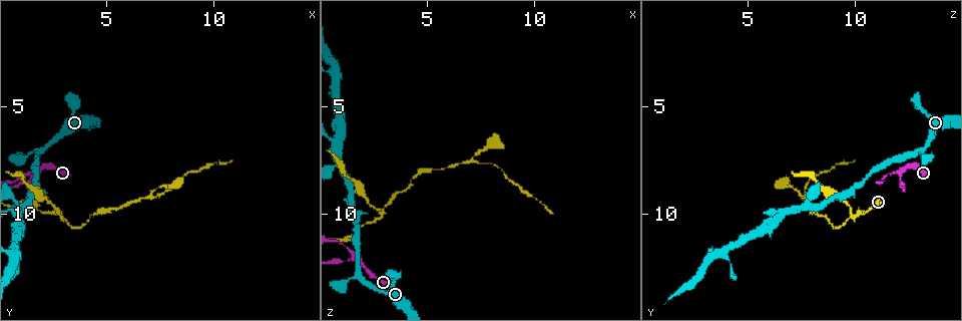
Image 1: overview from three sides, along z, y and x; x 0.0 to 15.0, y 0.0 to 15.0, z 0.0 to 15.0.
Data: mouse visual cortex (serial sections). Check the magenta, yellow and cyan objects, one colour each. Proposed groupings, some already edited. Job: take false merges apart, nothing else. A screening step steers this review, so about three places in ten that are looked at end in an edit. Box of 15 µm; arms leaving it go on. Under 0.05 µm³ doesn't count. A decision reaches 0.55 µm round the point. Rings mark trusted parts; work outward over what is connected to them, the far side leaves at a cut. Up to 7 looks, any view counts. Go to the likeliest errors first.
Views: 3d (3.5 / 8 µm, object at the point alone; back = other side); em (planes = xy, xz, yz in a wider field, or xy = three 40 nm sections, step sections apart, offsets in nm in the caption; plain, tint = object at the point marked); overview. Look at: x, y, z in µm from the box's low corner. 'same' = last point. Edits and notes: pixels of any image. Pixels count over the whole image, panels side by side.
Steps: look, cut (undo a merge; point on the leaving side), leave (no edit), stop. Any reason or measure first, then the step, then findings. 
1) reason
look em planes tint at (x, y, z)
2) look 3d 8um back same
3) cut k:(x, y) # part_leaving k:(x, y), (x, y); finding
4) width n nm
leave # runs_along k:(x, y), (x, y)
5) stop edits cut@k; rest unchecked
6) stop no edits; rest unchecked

two arms in line, one across
look 3d 3.5um at (3.0, 10.2, 9.9)

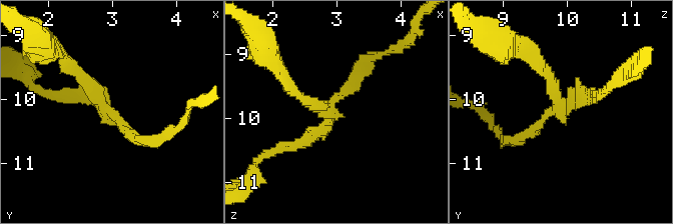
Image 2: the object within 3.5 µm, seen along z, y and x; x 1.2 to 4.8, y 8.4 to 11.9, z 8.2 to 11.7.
arms 3; arm_widths 150, 200, 200 nm
look em planes tint at (2.90, 10.15, 9.90)

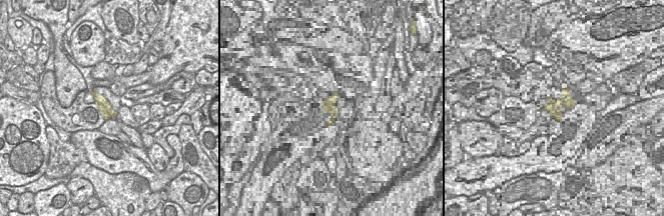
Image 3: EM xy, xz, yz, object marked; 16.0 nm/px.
another direction
look em xy step 5 tint same

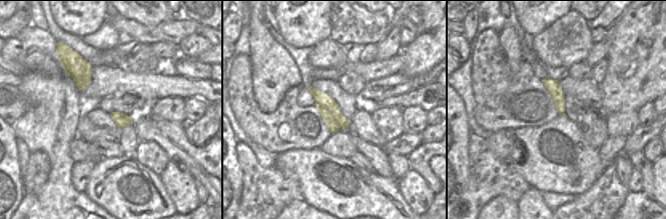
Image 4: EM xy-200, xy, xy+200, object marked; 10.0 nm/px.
cut 2:(72, 66) # part_leaving 2:(90, 90), (50, 41), (38, 41); two cells meet here

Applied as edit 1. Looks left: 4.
branch point
look 3d 8um at (7.1, 9.2, 7.6)

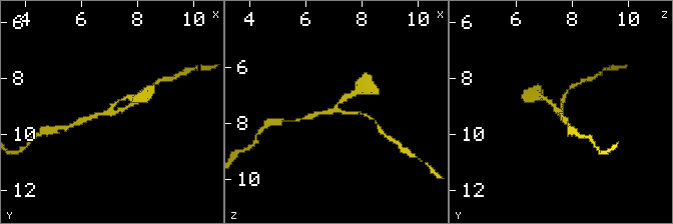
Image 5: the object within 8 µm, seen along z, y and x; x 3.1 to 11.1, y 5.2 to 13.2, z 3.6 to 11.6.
arms 3; arm_widths 150, 150, 150 nm
look em xy step 5 tint at (7.0, 9.2, 7.5)

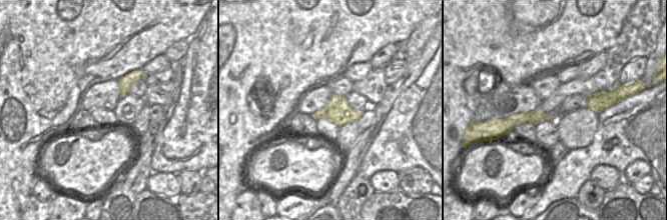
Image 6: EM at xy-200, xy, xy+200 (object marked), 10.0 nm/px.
width 260 nm
leave # runs_along 6:(546, 116), (523, 117), (508, 123); continuous, no second cell

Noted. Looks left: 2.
stop edits cut@2; rest unchecked

